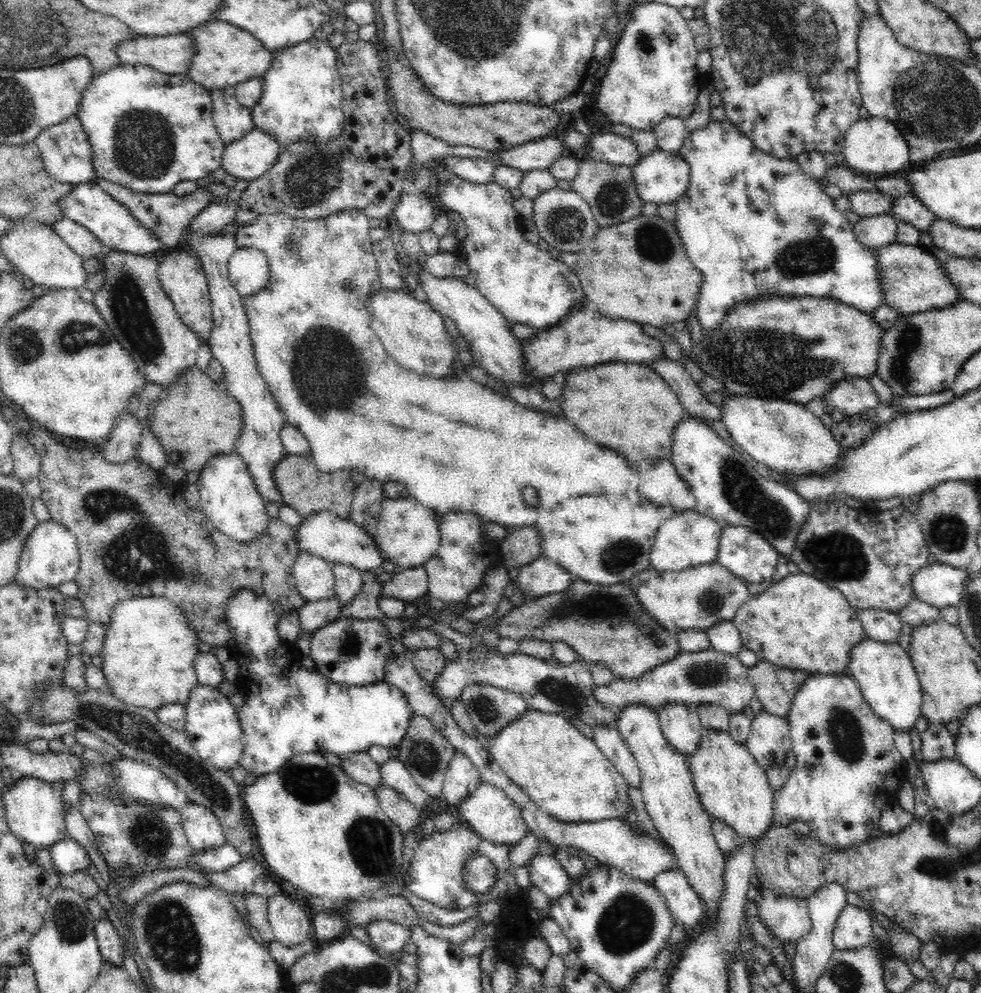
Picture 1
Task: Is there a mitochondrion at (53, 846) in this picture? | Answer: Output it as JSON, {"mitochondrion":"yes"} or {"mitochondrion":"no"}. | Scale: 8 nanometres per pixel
{"mitochondrion":"no"}

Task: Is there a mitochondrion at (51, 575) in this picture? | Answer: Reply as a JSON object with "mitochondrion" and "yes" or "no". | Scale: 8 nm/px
{"mitochondrion":"no"}

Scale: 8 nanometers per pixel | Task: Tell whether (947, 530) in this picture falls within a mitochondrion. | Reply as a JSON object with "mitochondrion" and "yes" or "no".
{"mitochondrion":"yes"}

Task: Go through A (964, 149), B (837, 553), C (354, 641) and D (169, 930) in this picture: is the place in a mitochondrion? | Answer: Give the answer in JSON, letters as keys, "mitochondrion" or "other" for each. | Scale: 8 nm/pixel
{"A":"other","B":"mitochondrion","C":"mitochondrion","D":"mitochondrion"}

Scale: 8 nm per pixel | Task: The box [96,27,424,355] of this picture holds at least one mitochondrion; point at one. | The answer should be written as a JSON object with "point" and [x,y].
{"point":[144,148]}

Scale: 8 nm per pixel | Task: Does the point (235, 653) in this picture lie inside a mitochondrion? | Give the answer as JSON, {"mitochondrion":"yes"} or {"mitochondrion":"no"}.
{"mitochondrion":"no"}

